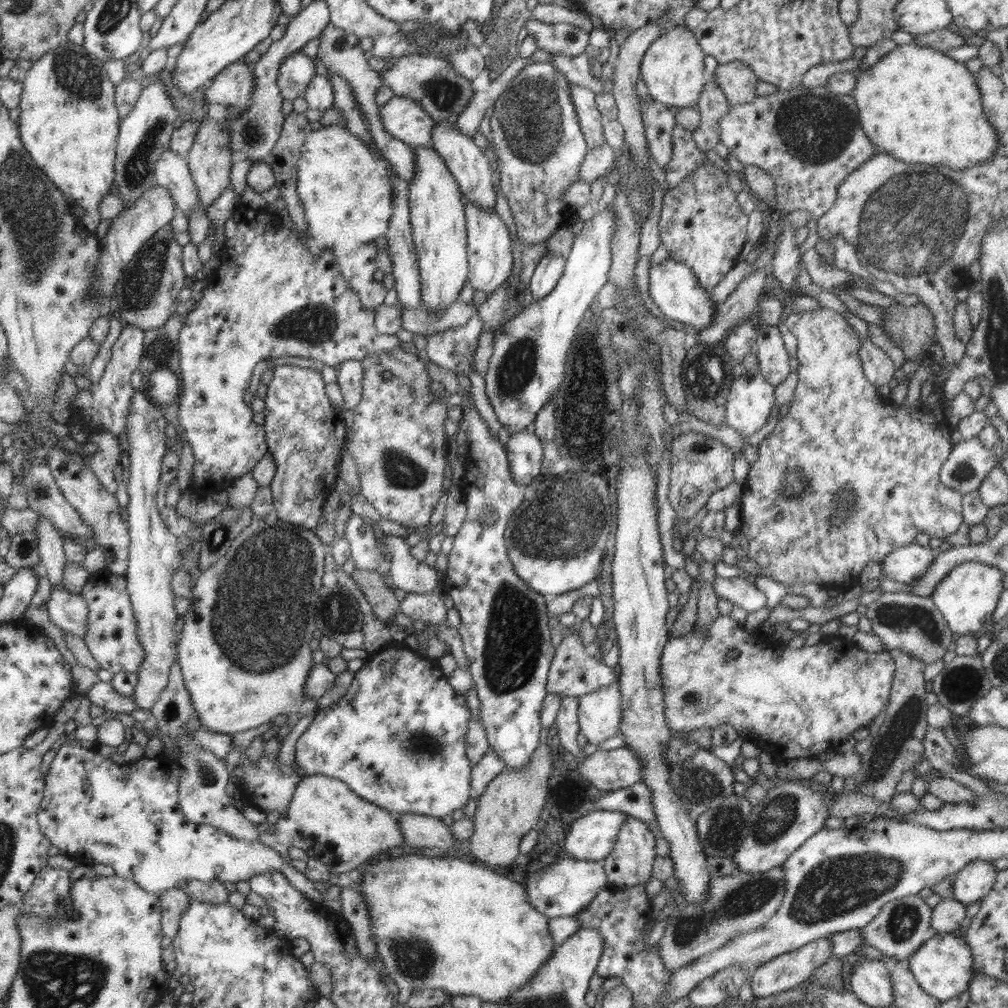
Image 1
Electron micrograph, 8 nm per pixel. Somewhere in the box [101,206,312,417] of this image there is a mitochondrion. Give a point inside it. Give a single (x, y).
(138, 290)

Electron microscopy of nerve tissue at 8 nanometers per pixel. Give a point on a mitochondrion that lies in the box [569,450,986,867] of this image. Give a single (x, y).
(838, 501)

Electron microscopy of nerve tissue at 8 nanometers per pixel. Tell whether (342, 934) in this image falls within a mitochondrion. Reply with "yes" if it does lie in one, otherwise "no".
no

